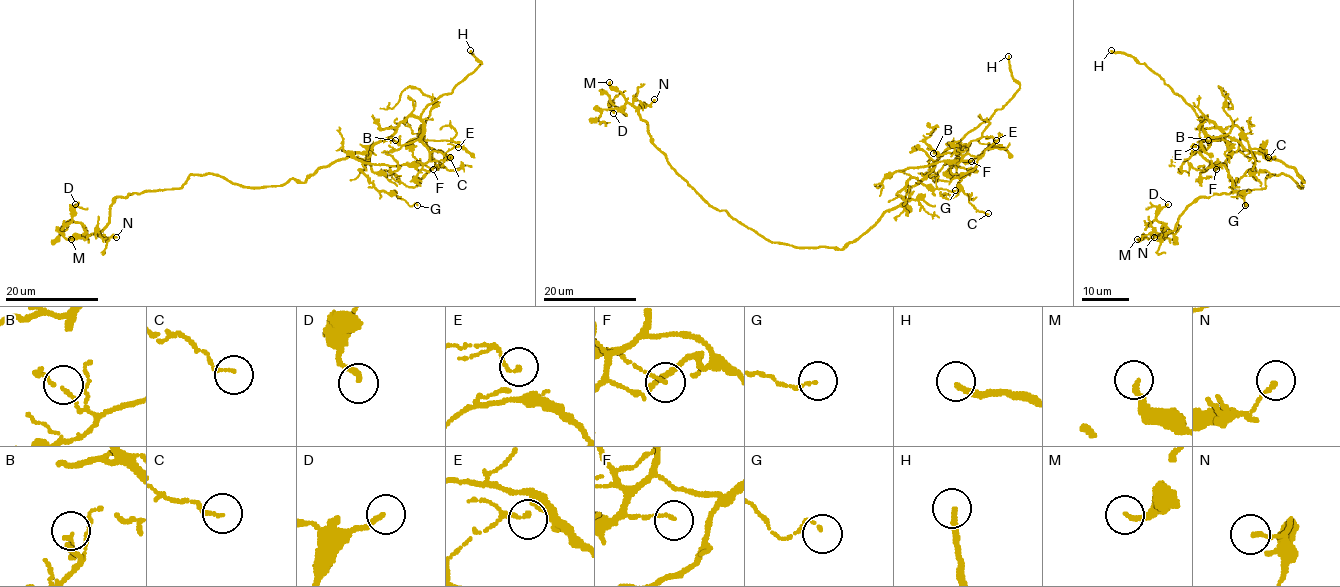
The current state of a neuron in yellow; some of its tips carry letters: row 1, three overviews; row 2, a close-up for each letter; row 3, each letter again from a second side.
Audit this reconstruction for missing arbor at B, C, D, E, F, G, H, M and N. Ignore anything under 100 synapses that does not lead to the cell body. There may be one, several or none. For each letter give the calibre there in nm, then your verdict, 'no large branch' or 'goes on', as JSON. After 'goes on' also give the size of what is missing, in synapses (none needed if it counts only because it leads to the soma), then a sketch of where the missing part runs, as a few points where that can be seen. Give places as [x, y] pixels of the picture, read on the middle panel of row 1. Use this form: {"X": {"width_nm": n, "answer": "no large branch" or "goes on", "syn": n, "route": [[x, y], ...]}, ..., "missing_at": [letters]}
{"B": {"width_nm": 120, "answer": "no large branch"}, "C": {"width_nm": 120, "answer": "no large branch"}, "D": {"width_nm": 200, "answer": "no large branch"}, "E": {"width_nm": 100, "answer": "no large branch"}, "F": {"width_nm": 120, "answer": "no large branch"}, "G": {"width_nm": 90, "answer": "no large branch"}, "H": {"width_nm": 190, "answer": "goes on"}, "M": {"width_nm": 200, "answer": "no large branch"}, "N": {"width_nm": 140, "answer": "no large branch"}, "missing_at": ["H"]}

